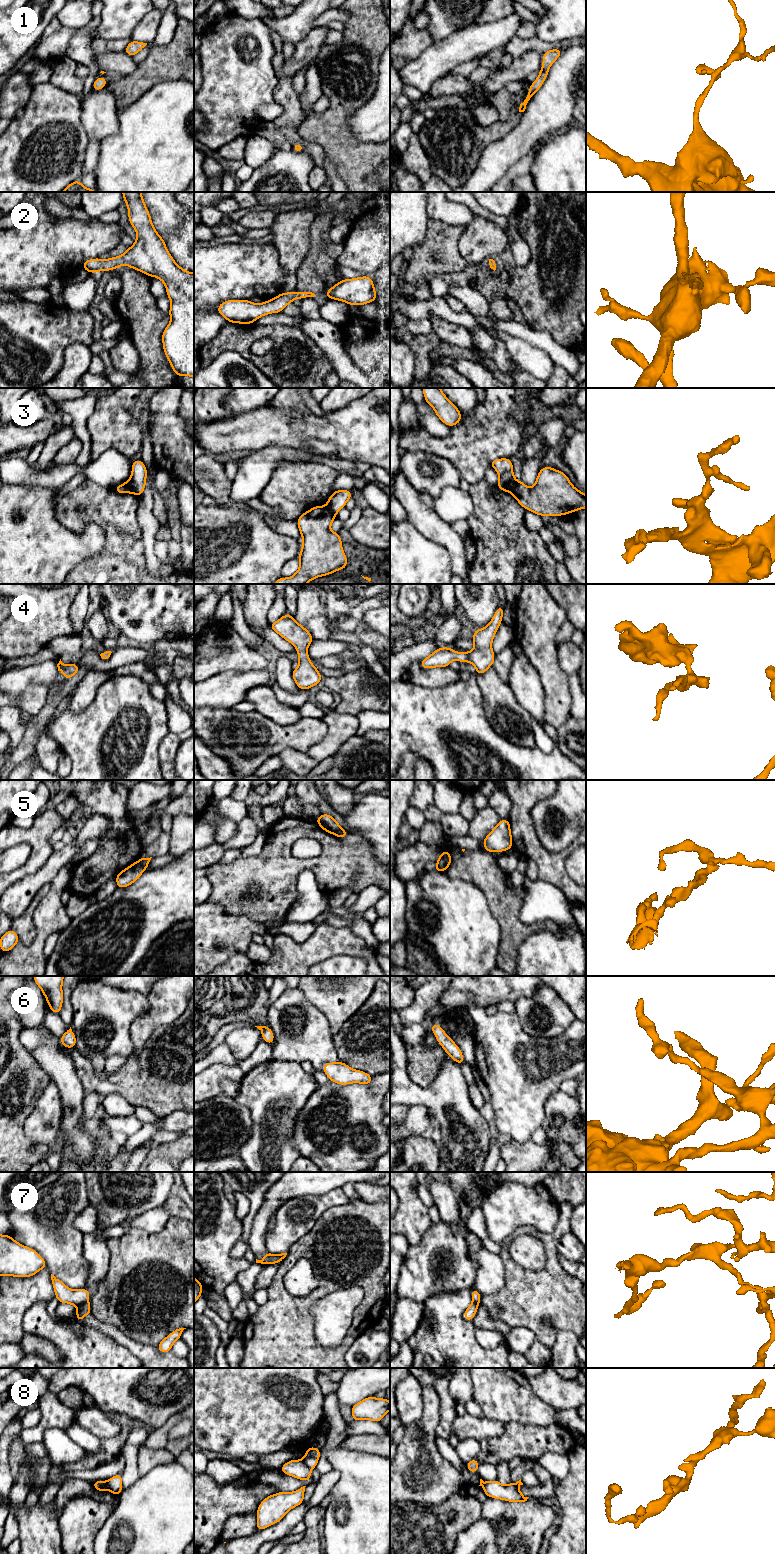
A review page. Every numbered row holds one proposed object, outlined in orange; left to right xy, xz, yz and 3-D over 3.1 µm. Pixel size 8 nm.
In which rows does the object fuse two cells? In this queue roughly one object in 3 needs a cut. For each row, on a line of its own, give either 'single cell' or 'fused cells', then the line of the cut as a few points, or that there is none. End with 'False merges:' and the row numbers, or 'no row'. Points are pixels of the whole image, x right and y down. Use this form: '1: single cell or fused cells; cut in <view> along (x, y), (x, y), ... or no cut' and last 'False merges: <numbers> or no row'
1: single cell; no cut
2: single cell; no cut
3: fused cells; cut in xy along (128, 481), (135, 493)
4: single cell; no cut
5: fused cells; cut in xy along (138, 861), (144, 869)
6: single cell; no cut
7: fused cells; cut in xy along (87, 1301), (77, 1307)
8: fused cells; cut in xz along (302, 1460), (310, 1469)
False merges: 3, 5, 7, 8

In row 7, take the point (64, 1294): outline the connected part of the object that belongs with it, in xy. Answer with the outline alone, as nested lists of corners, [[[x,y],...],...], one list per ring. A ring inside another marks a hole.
[[[52,1274],[51,1280],[55,1291],[55,1297],[59,1300],[59,1303],[69,1303],[78,1308],[89,1301],[90,1291],[86,1288],[72,1290]]]

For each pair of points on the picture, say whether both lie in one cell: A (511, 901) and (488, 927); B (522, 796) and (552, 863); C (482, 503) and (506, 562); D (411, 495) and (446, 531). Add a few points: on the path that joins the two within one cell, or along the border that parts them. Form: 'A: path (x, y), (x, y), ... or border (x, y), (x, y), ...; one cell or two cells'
A: border (486, 897), (489, 909), (500, 928), (500, 942); two cells
B: path (522, 813), (524, 837), (535, 848); one cell
C: path (497, 518), (497, 528), (506, 547); one cell
D: path (414, 506), (435, 527); one cell

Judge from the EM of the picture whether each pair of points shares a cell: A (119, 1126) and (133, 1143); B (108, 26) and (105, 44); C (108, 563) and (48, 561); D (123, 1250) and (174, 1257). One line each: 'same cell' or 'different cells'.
A: different cells
B: different cells
C: different cells
D: same cell

